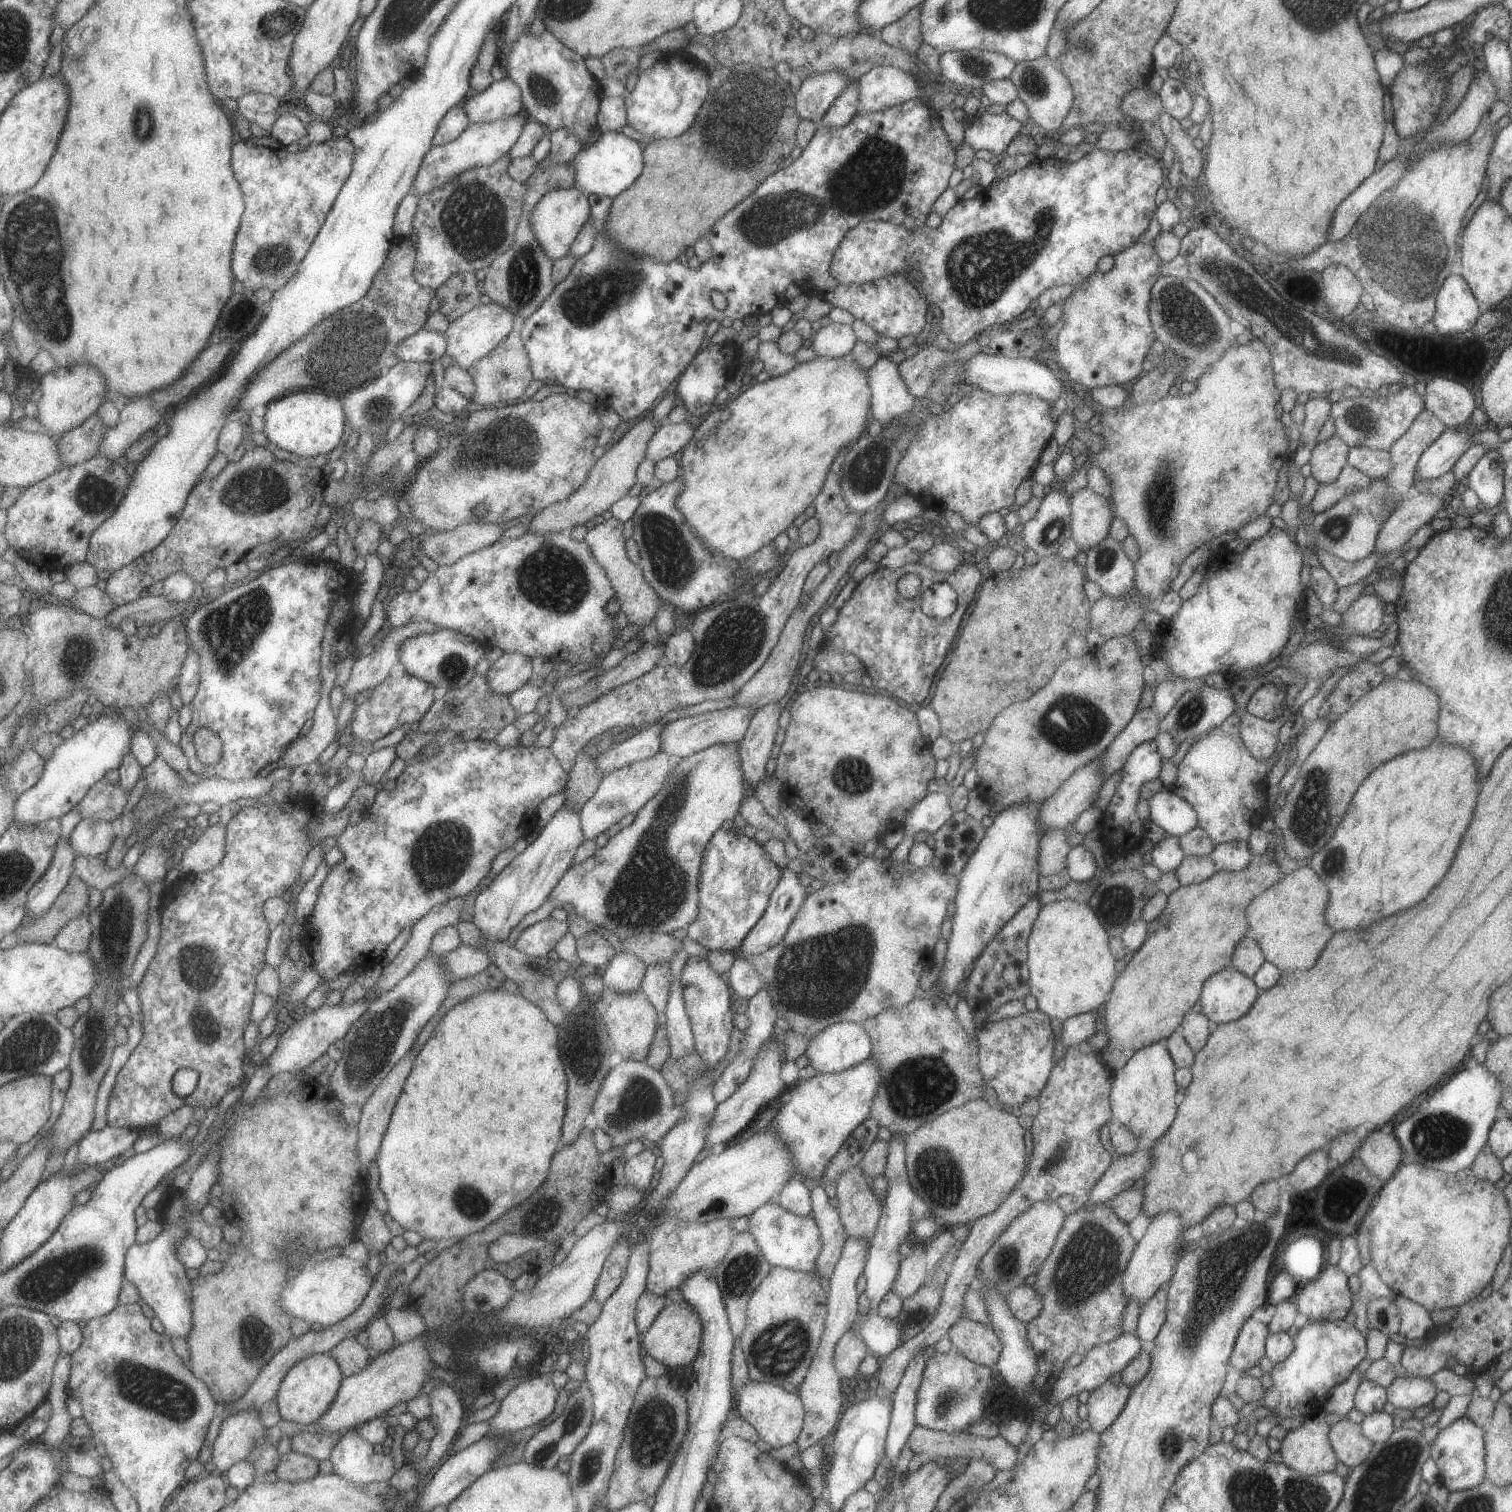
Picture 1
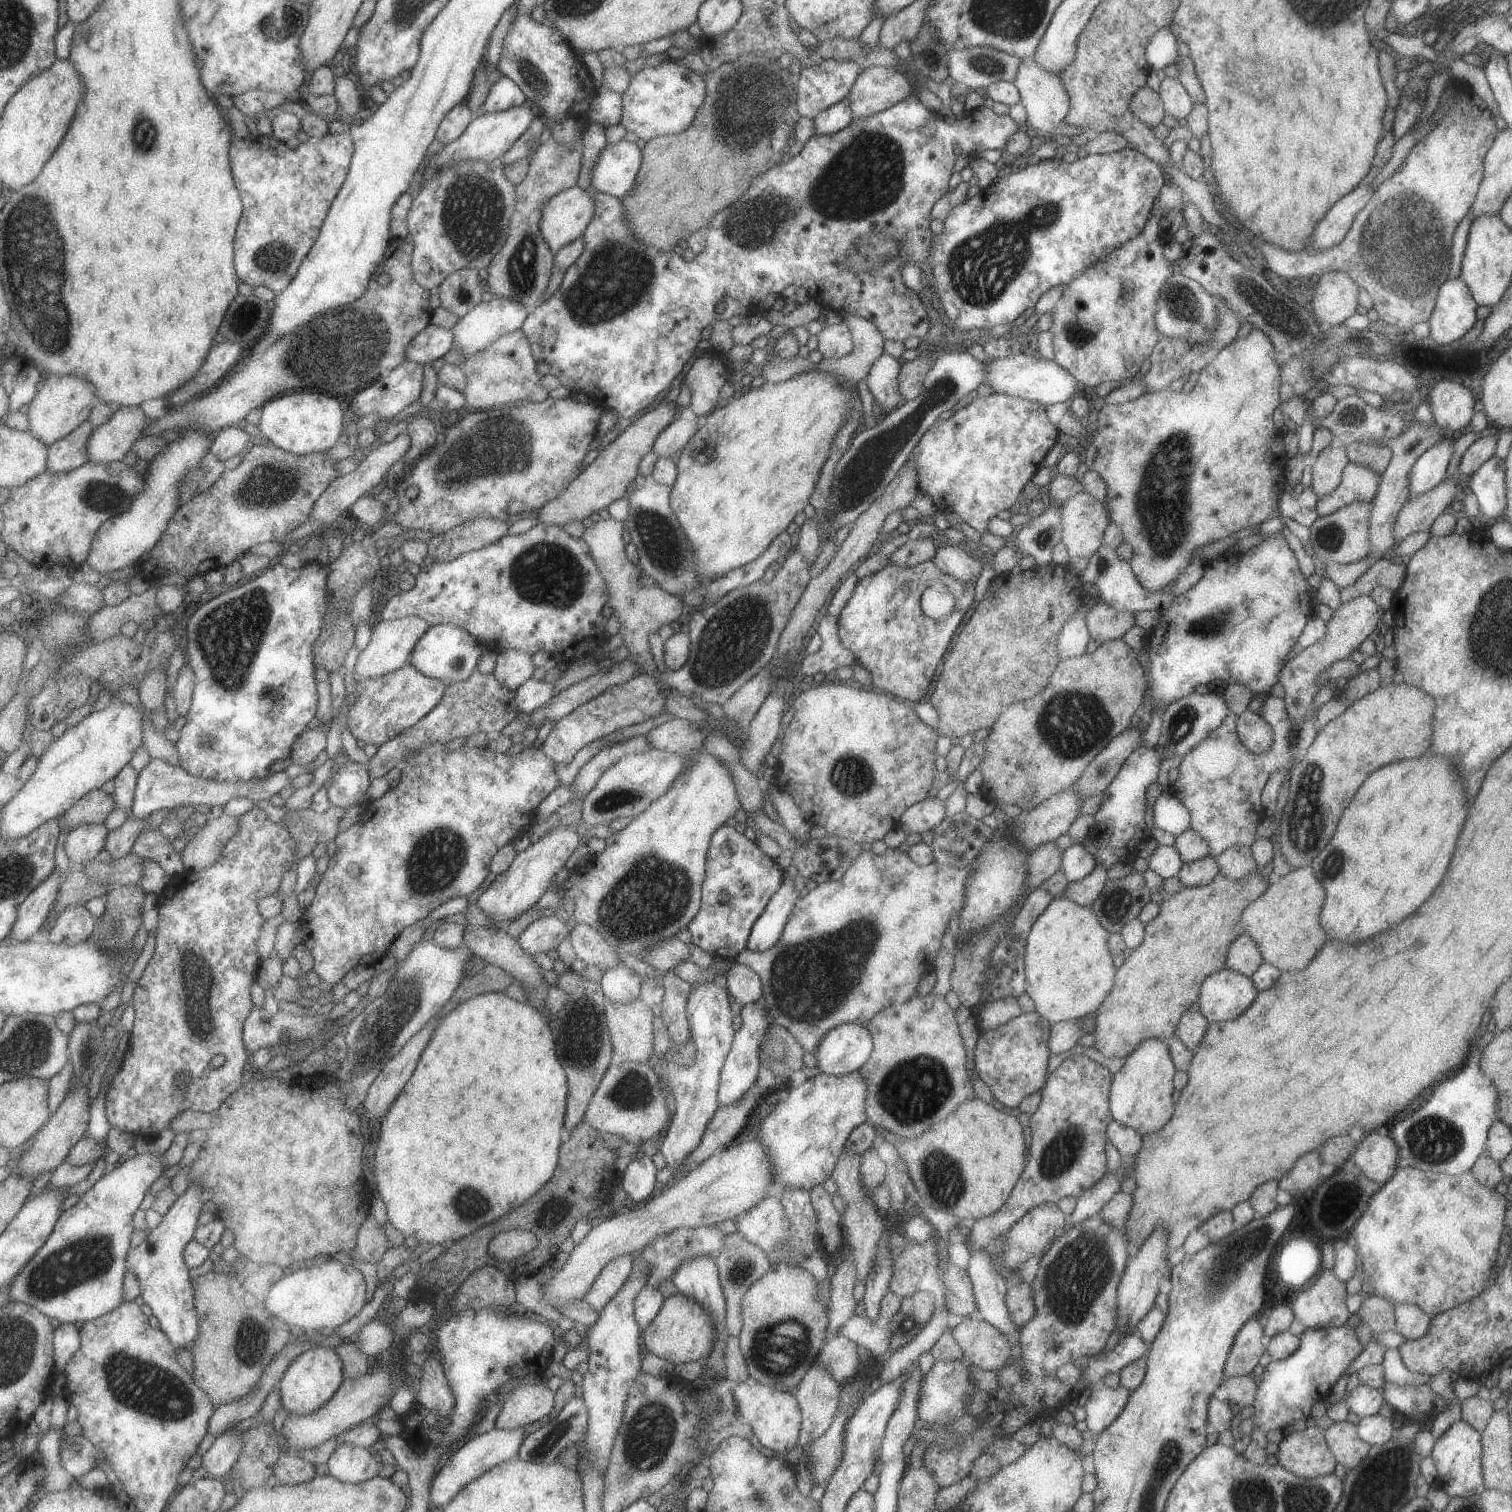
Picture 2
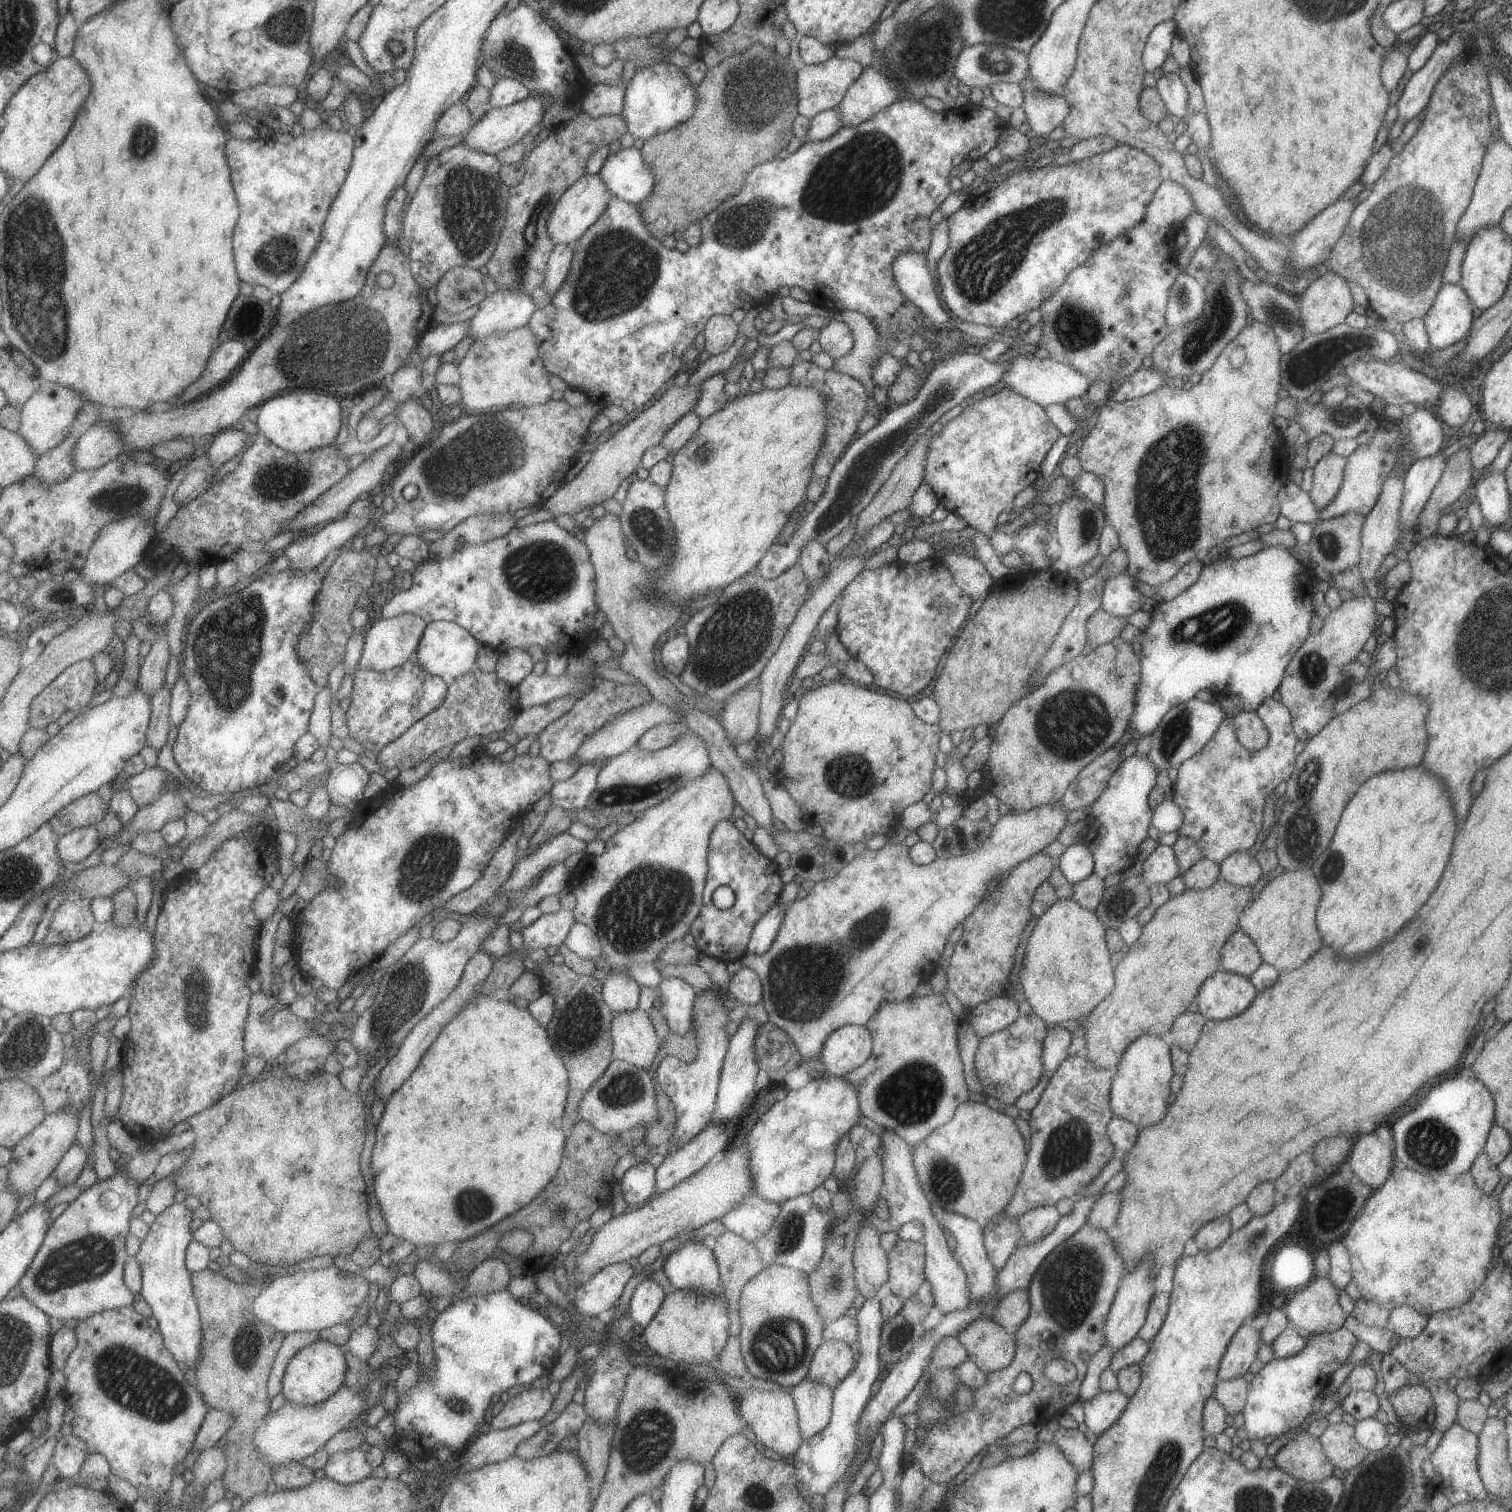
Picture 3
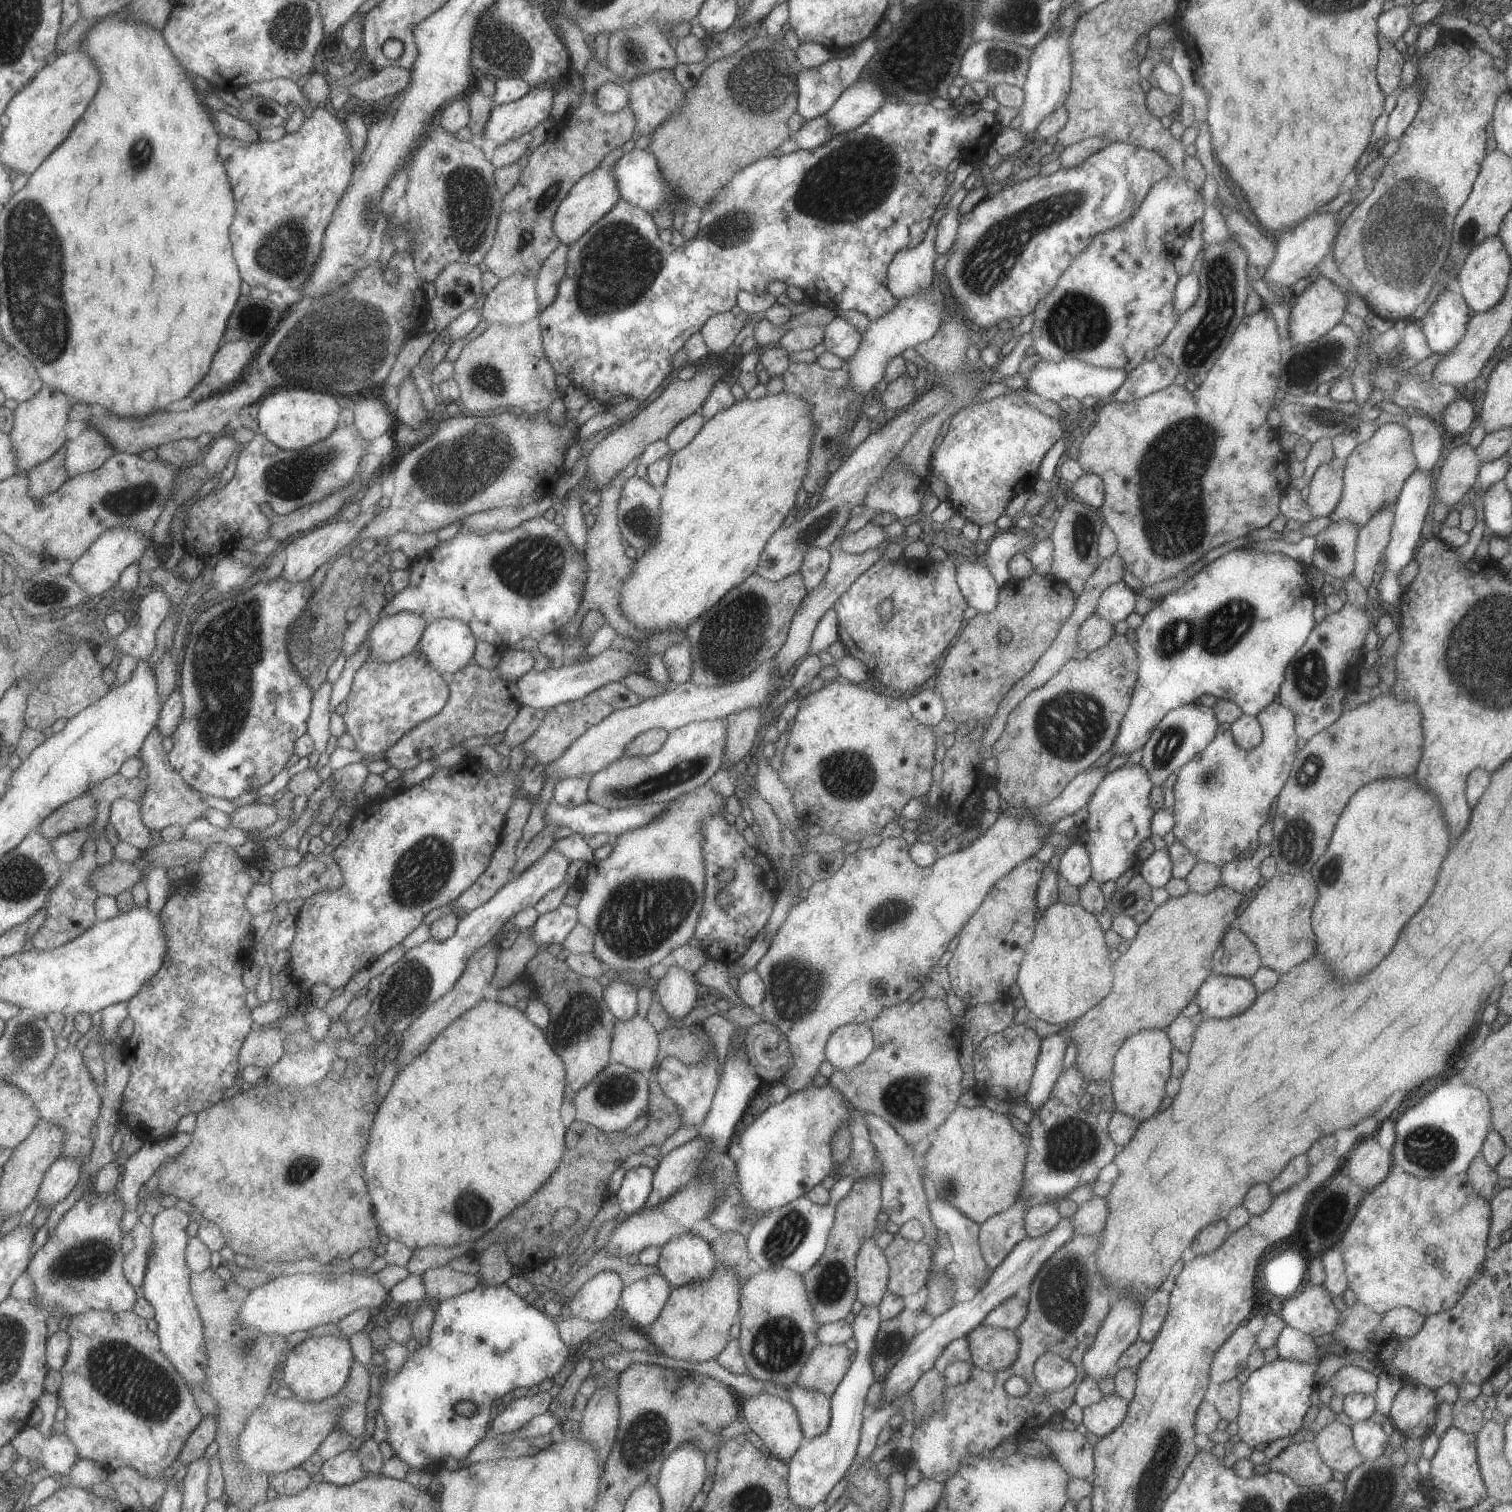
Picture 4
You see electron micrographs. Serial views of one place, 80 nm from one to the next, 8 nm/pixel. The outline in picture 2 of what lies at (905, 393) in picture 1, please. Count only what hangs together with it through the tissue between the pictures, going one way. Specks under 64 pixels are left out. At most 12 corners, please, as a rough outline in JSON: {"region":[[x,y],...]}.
{"region":[[882,354],[866,385],[885,411],[906,401],[897,394],[900,360]]}

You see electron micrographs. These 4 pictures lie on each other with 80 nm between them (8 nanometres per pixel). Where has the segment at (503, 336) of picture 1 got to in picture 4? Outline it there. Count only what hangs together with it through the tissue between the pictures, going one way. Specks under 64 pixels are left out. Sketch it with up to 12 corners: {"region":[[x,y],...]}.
{"region":[[524,272],[487,295],[489,324],[527,324],[541,315],[538,280]]}

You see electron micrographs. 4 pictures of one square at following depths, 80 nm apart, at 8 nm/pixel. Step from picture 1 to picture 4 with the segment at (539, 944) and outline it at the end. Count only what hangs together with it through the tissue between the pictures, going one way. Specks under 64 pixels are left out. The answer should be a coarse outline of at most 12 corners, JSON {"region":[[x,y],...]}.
{"region":[[561,904],[540,916],[538,944],[563,944],[579,923],[577,908]]}

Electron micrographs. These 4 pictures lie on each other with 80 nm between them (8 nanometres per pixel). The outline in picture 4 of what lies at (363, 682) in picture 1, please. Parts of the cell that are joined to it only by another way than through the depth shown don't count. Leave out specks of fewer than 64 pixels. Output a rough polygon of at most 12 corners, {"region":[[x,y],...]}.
{"region":[[384,615],[372,629],[373,658],[396,662],[421,647],[428,620]]}

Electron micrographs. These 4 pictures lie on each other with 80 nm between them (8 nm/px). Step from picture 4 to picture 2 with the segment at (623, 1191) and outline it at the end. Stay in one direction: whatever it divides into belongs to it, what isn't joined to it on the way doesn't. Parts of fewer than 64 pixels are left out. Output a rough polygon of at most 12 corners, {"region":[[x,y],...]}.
{"region":[[636,1155],[619,1177],[634,1204],[660,1189],[654,1158]]}

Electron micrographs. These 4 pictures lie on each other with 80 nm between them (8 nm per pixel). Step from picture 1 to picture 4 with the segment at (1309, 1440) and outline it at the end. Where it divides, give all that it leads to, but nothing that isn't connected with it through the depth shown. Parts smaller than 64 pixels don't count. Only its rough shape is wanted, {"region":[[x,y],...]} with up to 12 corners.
{"region":[[1314,1441],[1292,1443],[1268,1461],[1298,1486],[1321,1486],[1334,1472]]}

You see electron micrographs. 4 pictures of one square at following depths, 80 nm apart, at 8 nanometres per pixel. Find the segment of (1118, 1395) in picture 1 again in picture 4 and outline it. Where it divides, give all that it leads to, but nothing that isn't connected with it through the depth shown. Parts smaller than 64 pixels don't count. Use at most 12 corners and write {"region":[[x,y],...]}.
{"region":[[1116,1394],[1083,1409],[1083,1424],[1098,1438],[1118,1429],[1129,1403]]}

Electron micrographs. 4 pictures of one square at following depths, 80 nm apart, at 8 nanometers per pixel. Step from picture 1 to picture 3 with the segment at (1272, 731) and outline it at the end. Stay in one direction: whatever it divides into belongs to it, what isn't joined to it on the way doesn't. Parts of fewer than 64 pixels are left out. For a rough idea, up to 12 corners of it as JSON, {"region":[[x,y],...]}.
{"region":[[1258,711],[1240,712],[1232,722],[1241,746],[1253,752],[1269,734]]}

